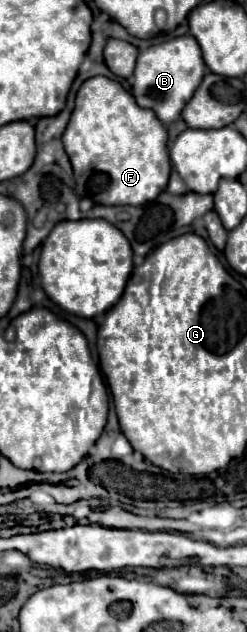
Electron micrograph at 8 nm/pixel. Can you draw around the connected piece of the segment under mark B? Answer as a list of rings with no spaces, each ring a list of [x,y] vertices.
[[[191,35],[175,37],[161,45],[149,47],[145,53],[137,57],[137,67],[133,72],[135,77],[133,95],[141,107],[155,111],[155,115],[163,123],[177,121],[181,115],[181,109],[193,97],[203,75],[205,75],[205,63],[195,37]]]

